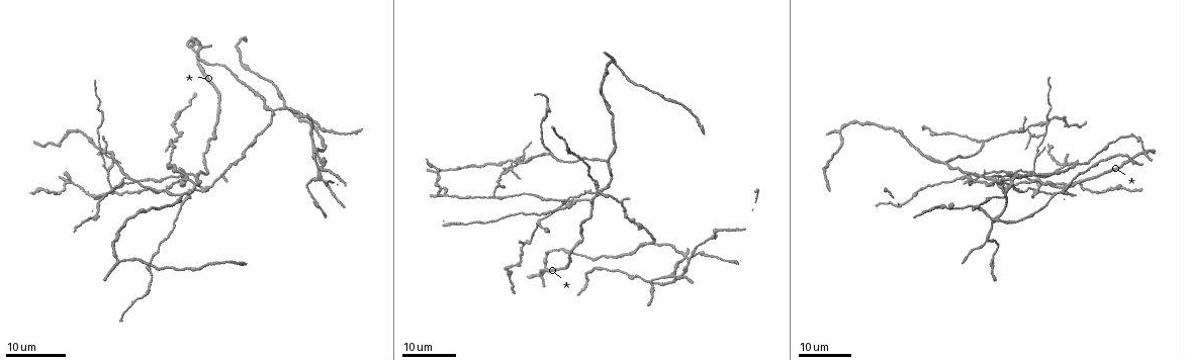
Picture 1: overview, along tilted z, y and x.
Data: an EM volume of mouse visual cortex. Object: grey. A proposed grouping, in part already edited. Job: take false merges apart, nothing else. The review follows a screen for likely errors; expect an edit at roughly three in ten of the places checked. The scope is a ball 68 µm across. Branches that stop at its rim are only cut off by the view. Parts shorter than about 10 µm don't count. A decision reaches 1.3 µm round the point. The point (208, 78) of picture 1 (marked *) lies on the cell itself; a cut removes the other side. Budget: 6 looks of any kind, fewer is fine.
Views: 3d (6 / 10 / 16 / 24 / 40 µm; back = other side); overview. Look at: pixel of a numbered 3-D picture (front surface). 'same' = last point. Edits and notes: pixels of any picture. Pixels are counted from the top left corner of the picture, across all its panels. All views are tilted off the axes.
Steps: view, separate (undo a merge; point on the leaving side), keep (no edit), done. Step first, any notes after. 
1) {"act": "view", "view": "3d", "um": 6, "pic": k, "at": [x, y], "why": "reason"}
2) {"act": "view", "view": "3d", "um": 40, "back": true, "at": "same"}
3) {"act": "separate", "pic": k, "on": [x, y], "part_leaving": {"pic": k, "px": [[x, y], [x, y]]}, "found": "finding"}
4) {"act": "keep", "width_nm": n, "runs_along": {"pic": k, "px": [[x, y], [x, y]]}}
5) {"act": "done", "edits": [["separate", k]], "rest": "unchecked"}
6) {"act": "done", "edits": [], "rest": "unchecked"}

{"act": "view", "view": "3d", "um": 24, "pic": 1, "at": [125, 176], "why": "three-way junction"}

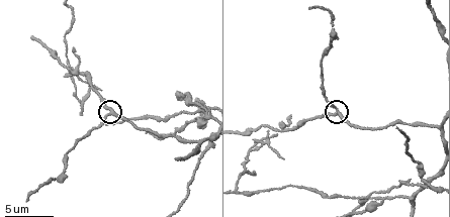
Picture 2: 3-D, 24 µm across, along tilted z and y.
{"act": "view", "view": "3d", "um": 6, "pic": 2, "at": [113, 111]}

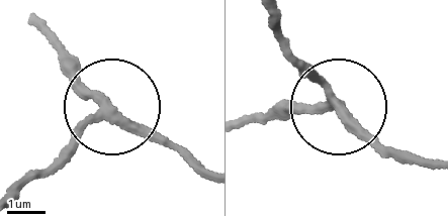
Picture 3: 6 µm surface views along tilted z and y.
{"act": "keep", "arms": 3, "runs_along": {"pic": 3, "px": [[201, 165], [112, 107], [88, 121], [59, 170]]}, "found": "continuous, no second cell"}

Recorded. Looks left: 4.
{"act": "view", "view": "3d", "um": 16, "pic": 1, "at": [495, 197], "why": "three arms meet"}

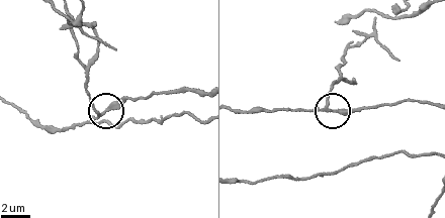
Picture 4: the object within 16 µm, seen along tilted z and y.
{"act": "view", "view": "3d", "um": 10, "pic": 4, "at": [328, 106]}

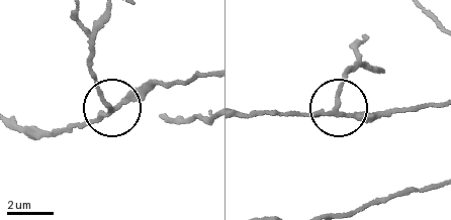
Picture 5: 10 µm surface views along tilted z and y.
{"act": "view", "view": "3d", "um": 6, "pic": 5, "at": [110, 105], "why": "zoom in"}

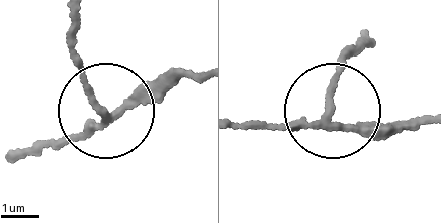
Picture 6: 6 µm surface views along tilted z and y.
{"act": "separate", "pic": 6, "on": [85, 77], "width_nm": 170, "part_leaving": {"pic": 6, "px": [[106, 115], [76, 18]]}, "found": "two cells meet here"}

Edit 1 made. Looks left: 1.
{"act": "view", "view": "3d", "um": 16, "pic": 2, "at": [432, 185], "why": "arms part here"}

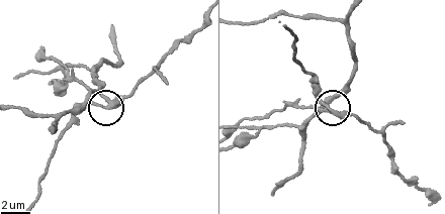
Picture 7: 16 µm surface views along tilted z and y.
{"act": "separate", "pic": 7, "on": [105, 96], "arms": 3, "part_leaving": {"pic": 7, "px": [[111, 101], [70, 79], [64, 66], [43, 58], [42, 48]]}, "found": "a second cell is stuck on"}

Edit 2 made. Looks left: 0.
{"act": "done", "edits": [["separate", 6], ["separate", 7]], "rest": "unchecked"}

